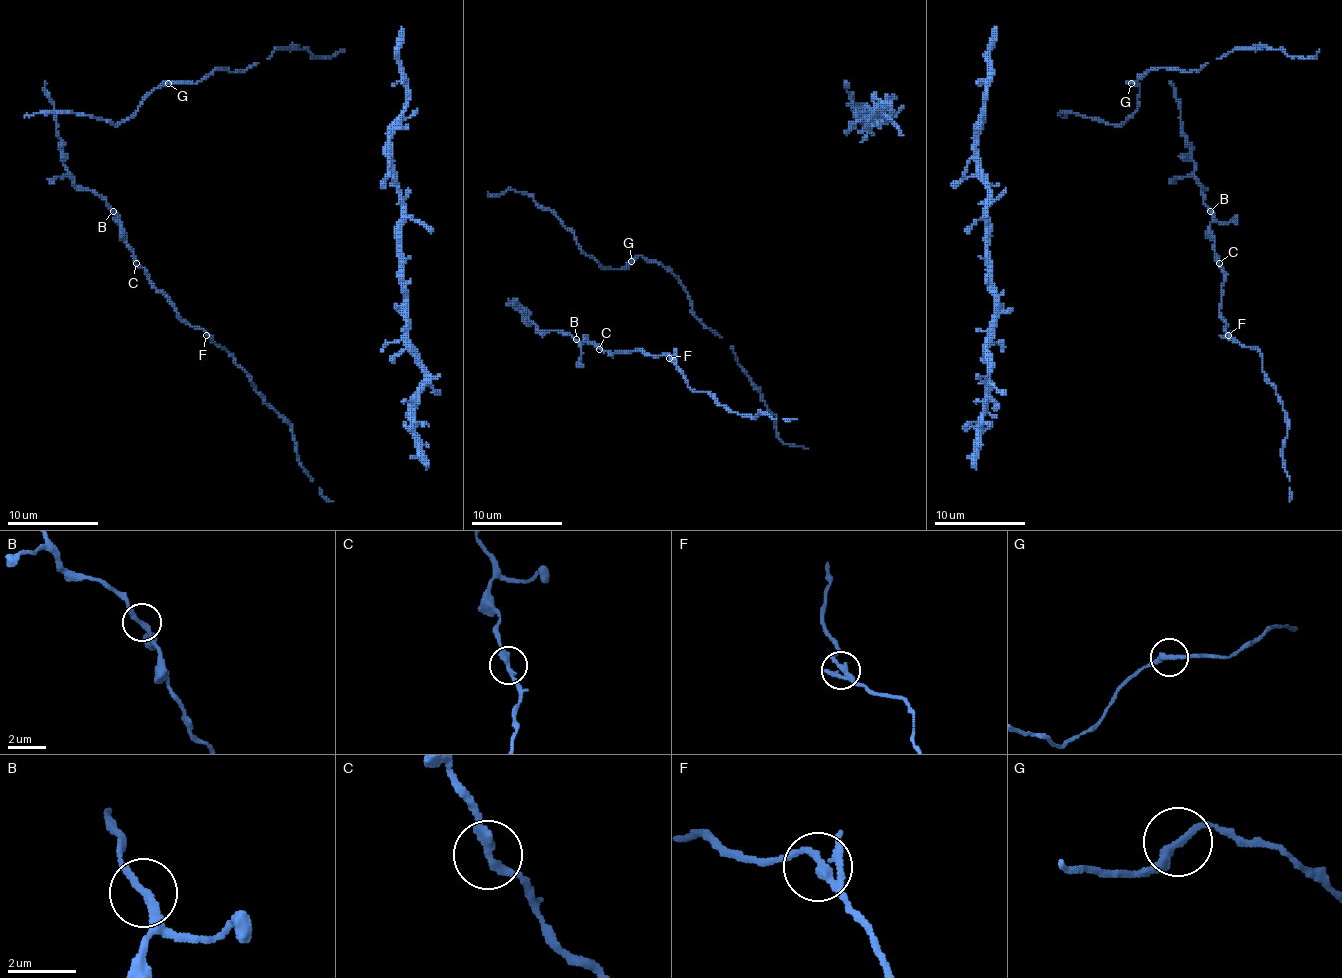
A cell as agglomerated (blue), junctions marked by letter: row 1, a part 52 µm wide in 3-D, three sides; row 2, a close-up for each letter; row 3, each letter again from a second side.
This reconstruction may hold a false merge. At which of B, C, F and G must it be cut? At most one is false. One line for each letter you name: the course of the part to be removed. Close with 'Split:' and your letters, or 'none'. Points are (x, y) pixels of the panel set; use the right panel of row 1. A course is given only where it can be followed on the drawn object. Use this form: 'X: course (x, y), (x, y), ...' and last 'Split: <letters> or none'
Split: none

